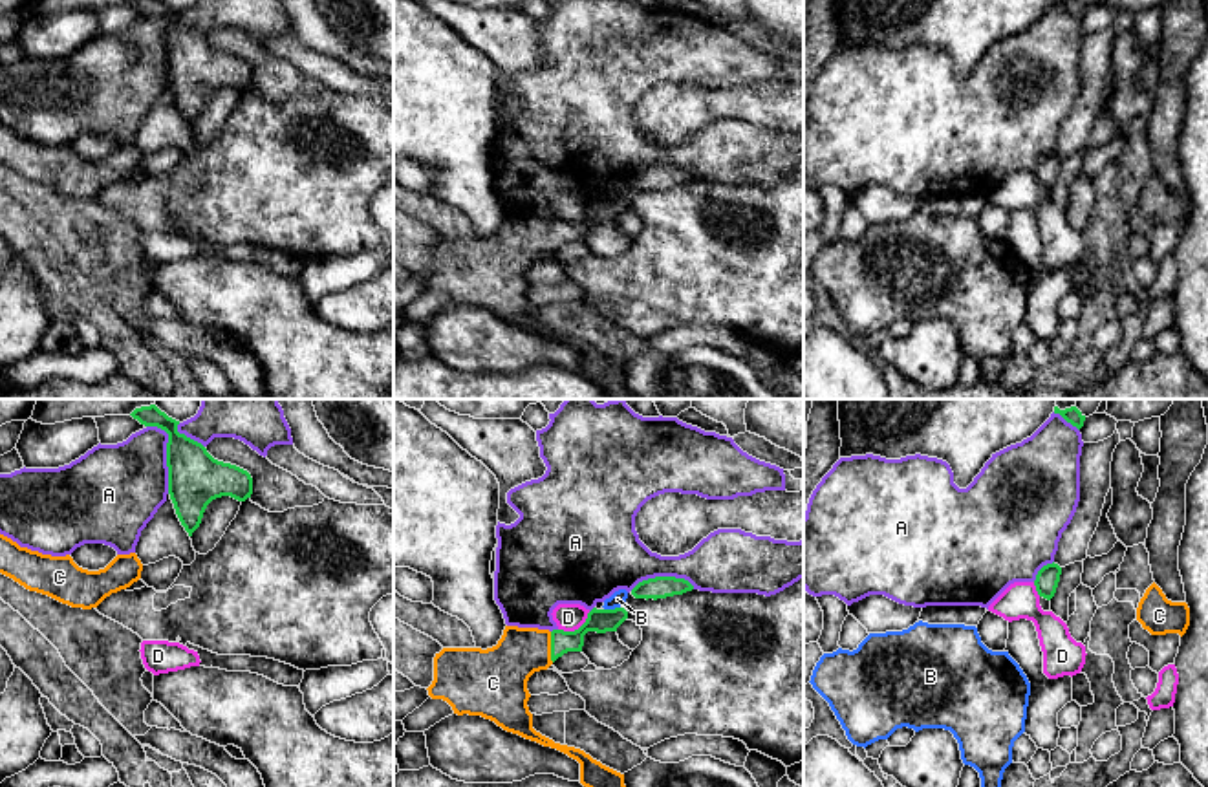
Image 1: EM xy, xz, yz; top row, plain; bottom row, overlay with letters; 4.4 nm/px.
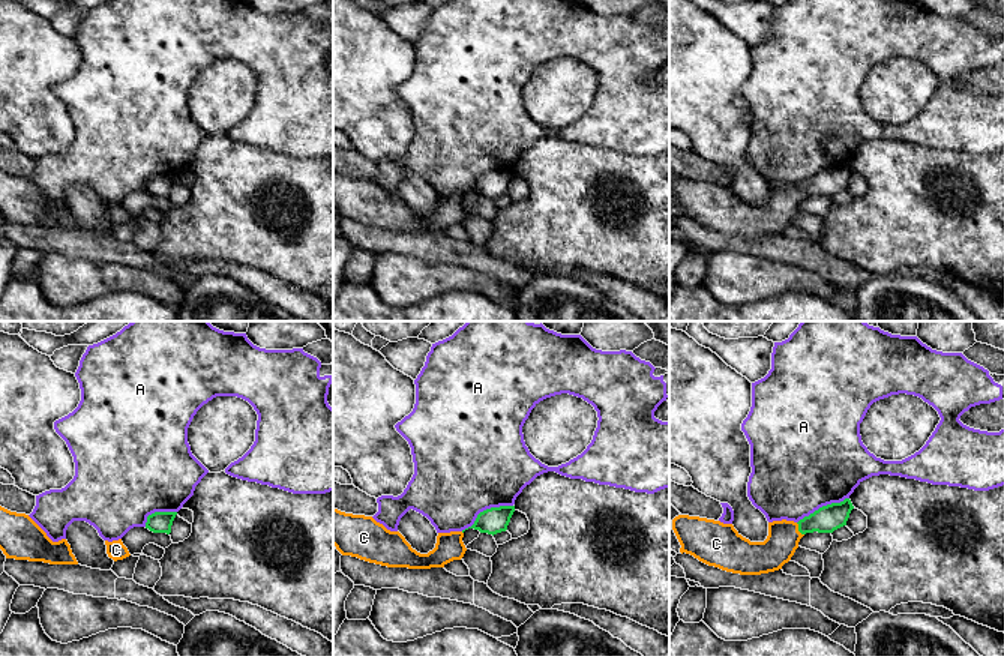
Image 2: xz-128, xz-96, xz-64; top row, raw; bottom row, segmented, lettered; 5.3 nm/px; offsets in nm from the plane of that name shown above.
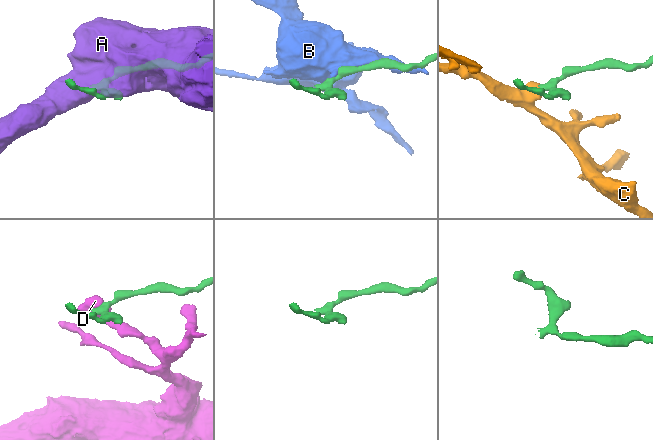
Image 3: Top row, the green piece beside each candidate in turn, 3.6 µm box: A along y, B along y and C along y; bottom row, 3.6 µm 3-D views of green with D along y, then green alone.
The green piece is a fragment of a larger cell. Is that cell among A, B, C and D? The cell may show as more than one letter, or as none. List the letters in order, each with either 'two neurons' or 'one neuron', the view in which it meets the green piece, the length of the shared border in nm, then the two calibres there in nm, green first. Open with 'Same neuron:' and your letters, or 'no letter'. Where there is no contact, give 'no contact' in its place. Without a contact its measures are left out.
Same neuron: C
A: two neurons | xy | 320 nm | 240/380 nm
B: two neurons | xz | 70 nm | 110/70 nm
C: one neuron | xz | 140 nm | 110/240 nm
D: two neurons | xz | 170 nm | 110/120 nm

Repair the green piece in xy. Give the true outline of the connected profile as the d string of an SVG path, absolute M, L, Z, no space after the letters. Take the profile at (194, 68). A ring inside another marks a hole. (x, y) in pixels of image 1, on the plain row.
M134 0L130 5L145 16L157 16L168 24L168 84L189 126L200 117L212 90L231 86L245 92L251 88L251 64L214 49L201 33L179 24L179 11L161 0Z

